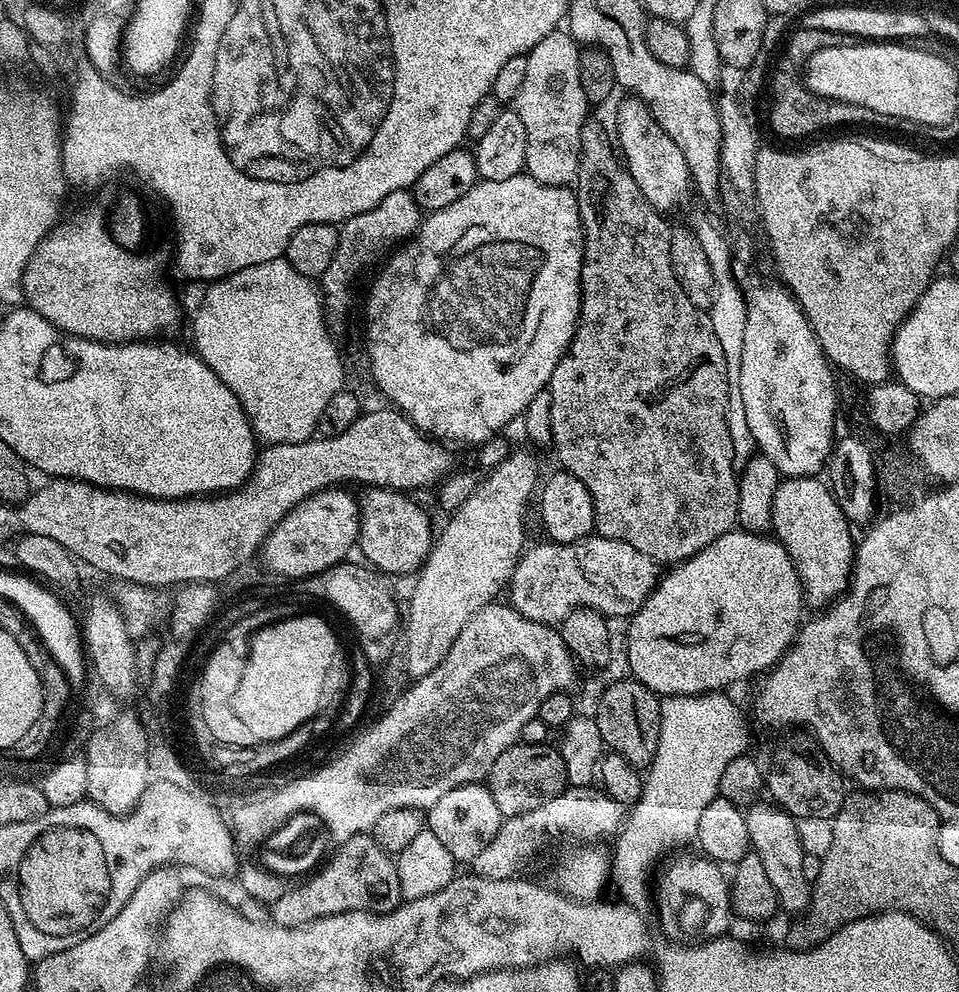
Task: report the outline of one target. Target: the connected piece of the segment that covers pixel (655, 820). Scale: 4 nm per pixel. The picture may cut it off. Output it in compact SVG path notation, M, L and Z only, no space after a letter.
M723 691L706 692L702 695L669 696L661 701L657 754L646 769L642 794L627 813L626 823L618 836L620 845L616 852L614 848L610 856L610 880L613 885L616 883L620 891L619 899L641 914L647 913L647 908L648 911L650 908L650 877L657 867L656 860L665 859L664 851L667 848L680 850L683 844L691 845L695 841L698 818L702 818L706 806L710 806L710 802L714 802L720 795L723 772L734 758L747 751L746 724L737 706L726 695Z

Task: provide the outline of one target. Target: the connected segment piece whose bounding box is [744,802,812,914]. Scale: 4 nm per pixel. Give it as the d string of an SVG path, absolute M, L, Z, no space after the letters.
M757 802L747 805L744 817L746 818L746 834L751 851L762 860L766 875L777 895L779 907L791 914L803 914L810 906L812 886L802 874L802 842L798 842L798 826L796 820L789 816L783 808L775 803Z

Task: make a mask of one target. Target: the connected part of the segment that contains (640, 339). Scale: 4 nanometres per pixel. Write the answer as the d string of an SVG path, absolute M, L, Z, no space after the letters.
M589 118L582 126L582 138L580 139L580 157L578 158L578 170L576 171L576 179L574 181L574 191L576 193L576 205L578 206L578 214L580 221L584 227L584 257L580 263L580 317L576 323L576 333L570 342L570 346L566 350L564 357L558 362L558 366L554 366L554 374L550 378L547 390L550 392L550 426L552 427L551 447L556 447L556 456L560 459L559 467L565 472L574 474L574 478L578 478L578 482L582 482L582 486L586 486L586 490L590 490L590 498L594 502L594 522L596 523L595 531L599 535L610 538L611 540L621 540L630 546L634 546L634 550L642 550L642 554L646 554L652 560L657 562L665 562L664 560L672 560L668 562L679 562L687 560L689 556L693 556L695 552L701 552L706 546L710 546L710 542L714 542L722 534L733 531L737 527L736 515L738 514L738 472L732 468L732 448L730 440L730 429L727 425L727 364L726 356L723 354L721 343L718 342L717 335L711 325L711 318L707 311L694 306L686 293L679 285L678 278L675 277L674 268L671 266L670 260L670 244L673 229L668 226L664 220L665 217L656 211L655 206L649 202L642 194L642 190L638 190L638 182L634 182L634 178L629 174L628 169L624 167L621 157L618 155L617 149L614 147L613 137L599 124L595 118Z

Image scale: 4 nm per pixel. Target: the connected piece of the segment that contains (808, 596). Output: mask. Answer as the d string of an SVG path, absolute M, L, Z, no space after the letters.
M816 476L783 477L774 492L771 520L775 539L788 551L800 576L807 607L823 610L839 600L852 579L854 528L842 514L831 487Z

